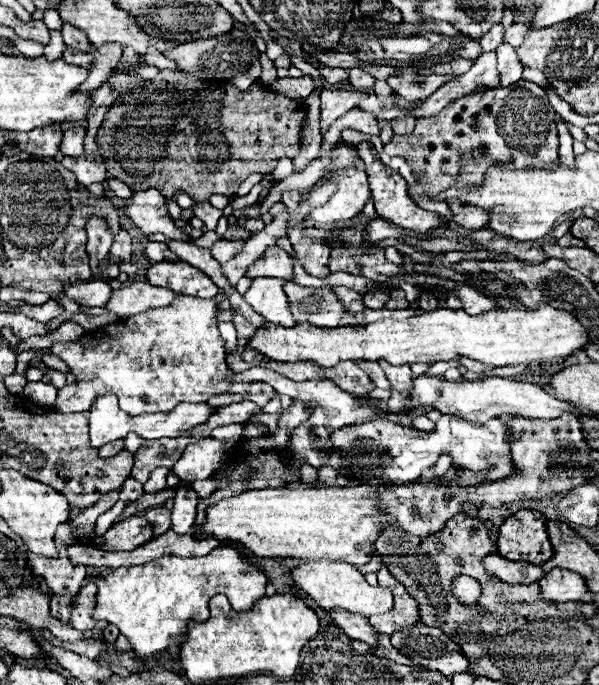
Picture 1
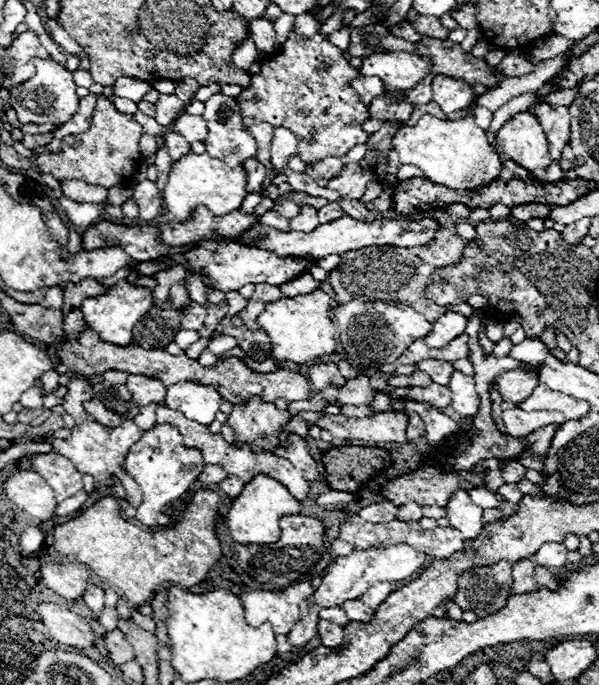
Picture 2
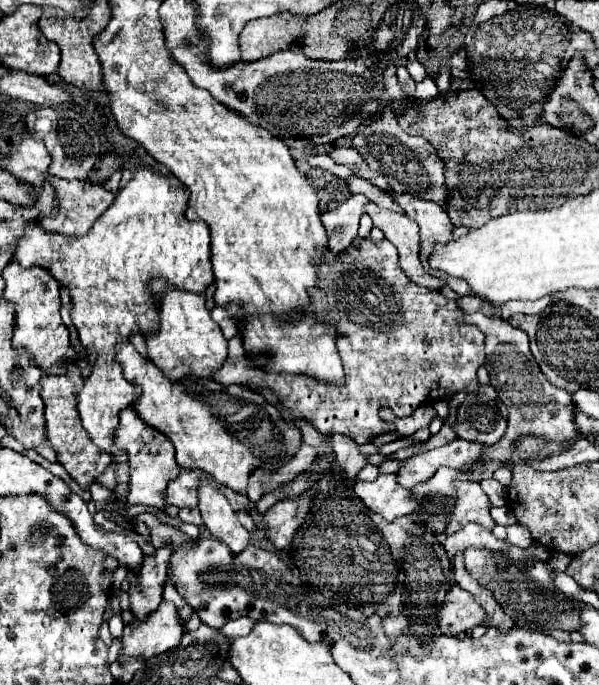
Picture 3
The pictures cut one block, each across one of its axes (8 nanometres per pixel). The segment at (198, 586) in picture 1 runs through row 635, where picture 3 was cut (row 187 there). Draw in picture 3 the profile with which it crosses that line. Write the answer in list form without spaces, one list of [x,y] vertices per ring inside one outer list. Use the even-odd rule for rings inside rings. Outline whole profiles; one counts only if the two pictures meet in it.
[[[138,170],[116,194],[112,206],[94,222],[88,234],[50,234],[32,220],[26,222],[16,252],[12,254],[14,262],[24,264],[26,268],[46,268],[60,284],[70,288],[74,302],[72,324],[80,334],[82,346],[96,352],[92,372],[78,394],[78,412],[92,442],[114,456],[118,468],[116,476],[120,480],[118,496],[128,490],[128,456],[114,446],[112,434],[118,426],[118,412],[128,408],[138,398],[140,390],[124,380],[122,370],[114,360],[114,346],[118,340],[124,340],[134,332],[146,334],[148,328],[158,324],[158,312],[150,312],[156,308],[156,302],[144,292],[148,280],[162,276],[168,284],[198,294],[202,294],[214,280],[210,264],[210,232],[204,222],[186,220],[184,212],[188,198],[188,188],[174,174]]]

